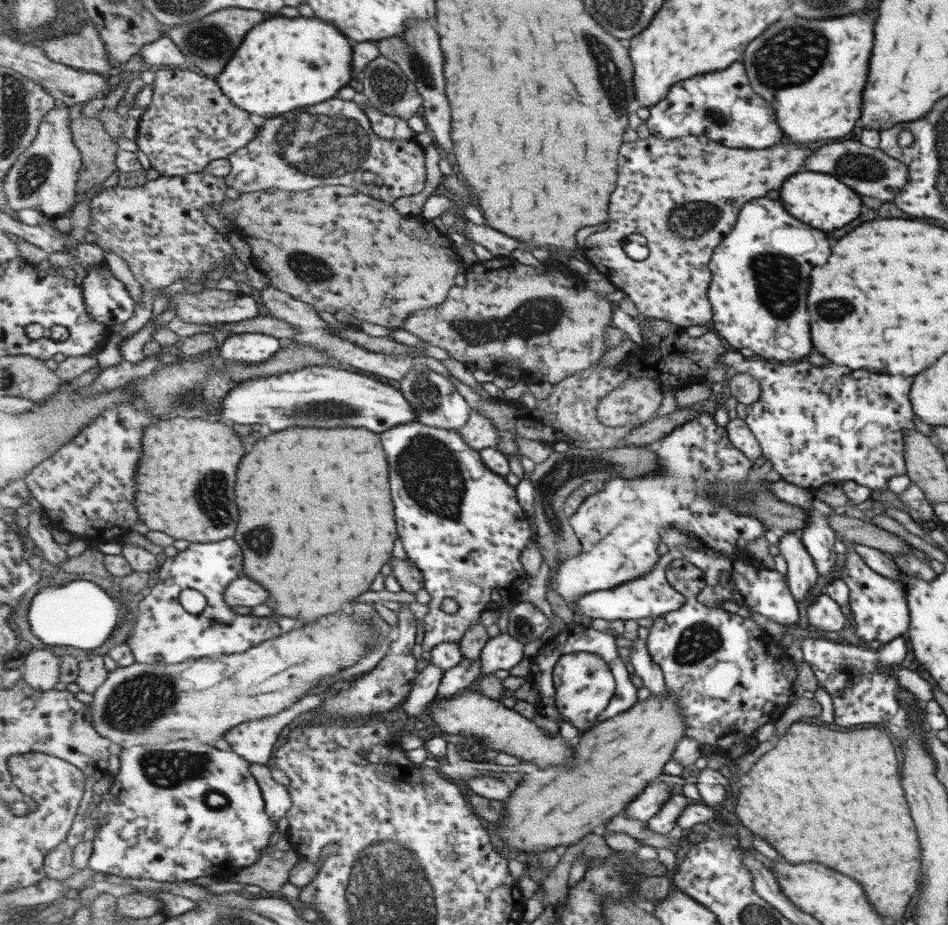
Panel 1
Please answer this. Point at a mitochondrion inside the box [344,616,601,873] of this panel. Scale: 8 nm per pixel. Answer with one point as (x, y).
(525, 626)

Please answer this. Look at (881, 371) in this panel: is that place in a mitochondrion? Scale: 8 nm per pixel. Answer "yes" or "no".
no

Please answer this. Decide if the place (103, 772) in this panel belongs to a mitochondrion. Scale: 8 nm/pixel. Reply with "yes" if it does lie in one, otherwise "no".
no

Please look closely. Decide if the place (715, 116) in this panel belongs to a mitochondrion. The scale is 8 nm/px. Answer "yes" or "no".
yes

